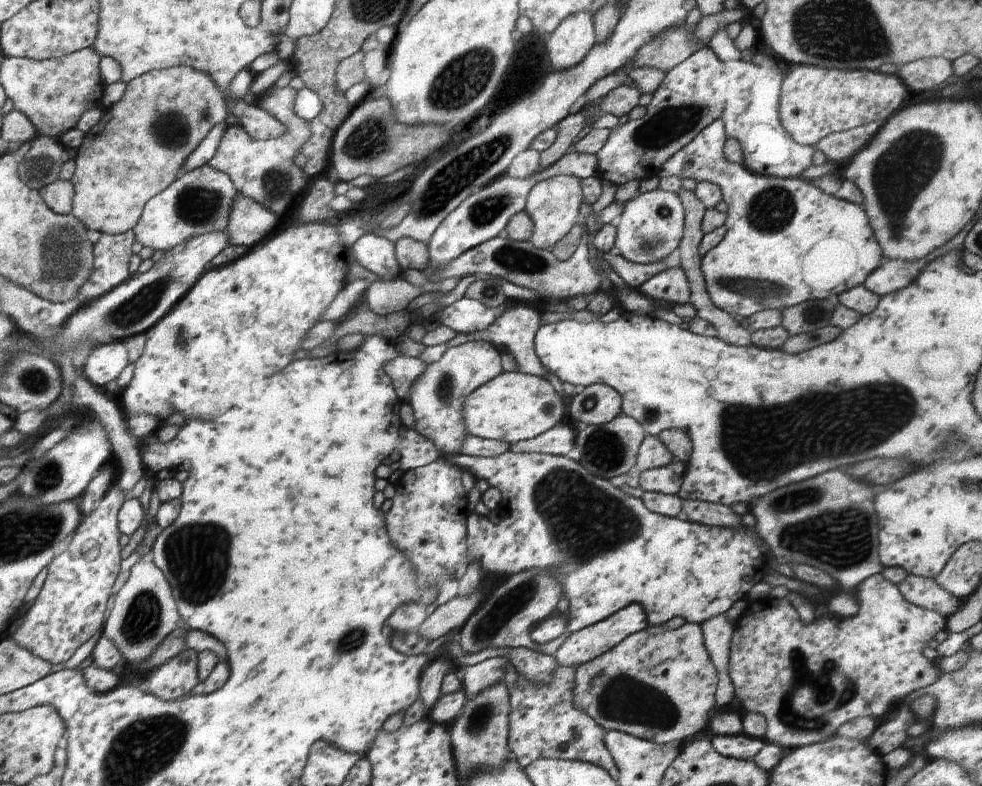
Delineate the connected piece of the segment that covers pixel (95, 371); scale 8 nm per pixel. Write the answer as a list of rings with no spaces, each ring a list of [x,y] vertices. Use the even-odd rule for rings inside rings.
[[[110,341],[91,349],[82,371],[91,383],[96,386],[105,386],[108,382],[117,380],[128,364],[128,350],[125,343]]]

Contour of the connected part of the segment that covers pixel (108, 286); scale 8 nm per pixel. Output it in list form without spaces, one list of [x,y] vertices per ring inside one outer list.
[[[133,230],[101,234],[94,246],[94,272],[90,272],[90,280],[86,280],[79,292],[83,302],[97,300],[131,277],[128,266],[133,254],[132,244],[136,240]]]

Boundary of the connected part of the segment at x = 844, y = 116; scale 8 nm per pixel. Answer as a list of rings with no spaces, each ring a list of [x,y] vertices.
[[[797,64],[790,67],[782,82],[778,116],[782,128],[794,142],[815,147],[828,134],[847,131],[869,122],[885,123],[893,112],[901,108],[909,94],[910,91],[897,75]]]

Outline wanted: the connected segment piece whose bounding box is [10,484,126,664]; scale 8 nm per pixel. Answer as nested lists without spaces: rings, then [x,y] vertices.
[[[117,484],[110,487],[103,499],[94,504],[94,510],[82,520],[82,524],[78,524],[70,546],[47,567],[48,574],[40,594],[24,614],[18,630],[10,635],[16,644],[34,653],[34,656],[42,657],[50,664],[66,662],[86,640],[102,630],[106,602],[112,596],[112,584],[122,560],[117,515],[125,499],[126,492],[122,492]]]

